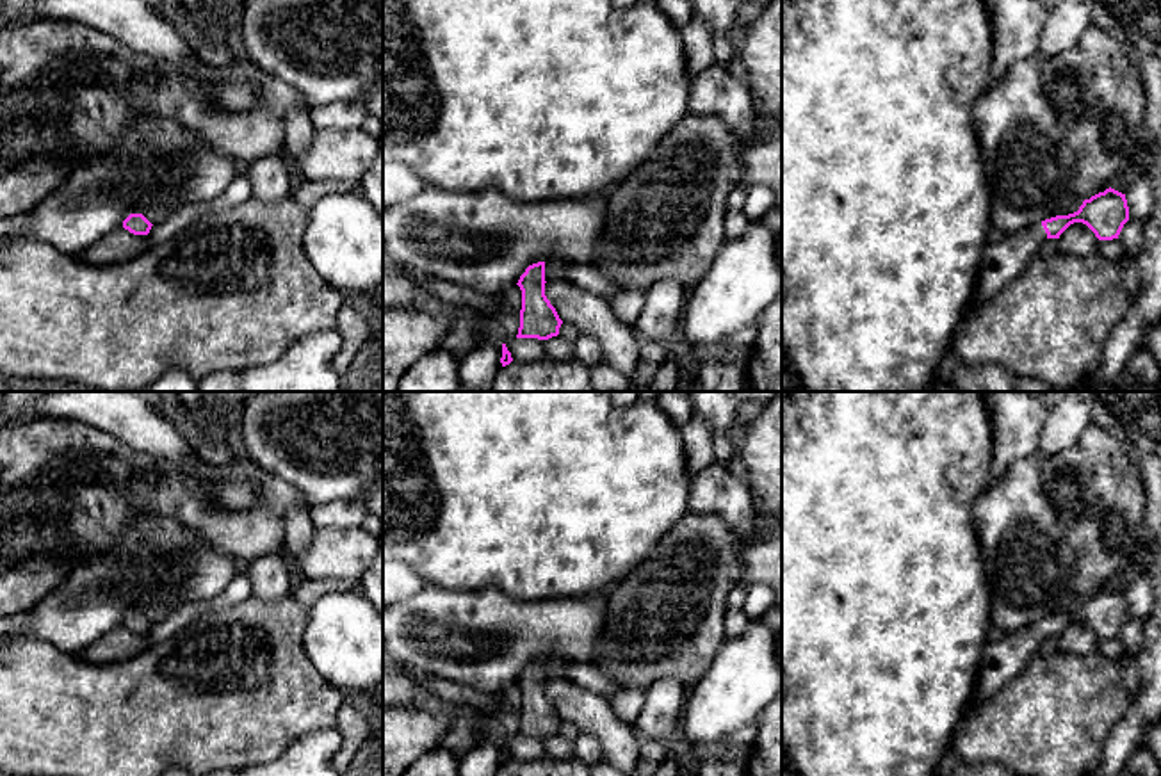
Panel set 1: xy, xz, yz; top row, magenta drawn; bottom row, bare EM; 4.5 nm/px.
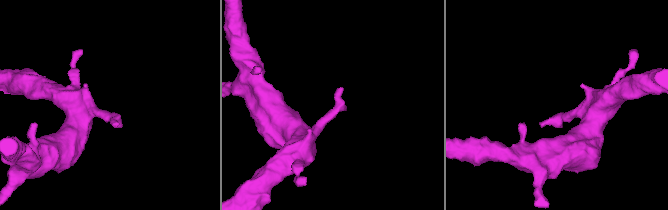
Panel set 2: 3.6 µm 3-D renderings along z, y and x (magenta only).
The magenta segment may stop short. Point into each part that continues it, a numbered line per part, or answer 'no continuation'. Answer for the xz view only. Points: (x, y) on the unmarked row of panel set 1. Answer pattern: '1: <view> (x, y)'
no continuation

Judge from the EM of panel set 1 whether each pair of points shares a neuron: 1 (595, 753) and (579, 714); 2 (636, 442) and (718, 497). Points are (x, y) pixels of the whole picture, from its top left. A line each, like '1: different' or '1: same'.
1: different
2: different

